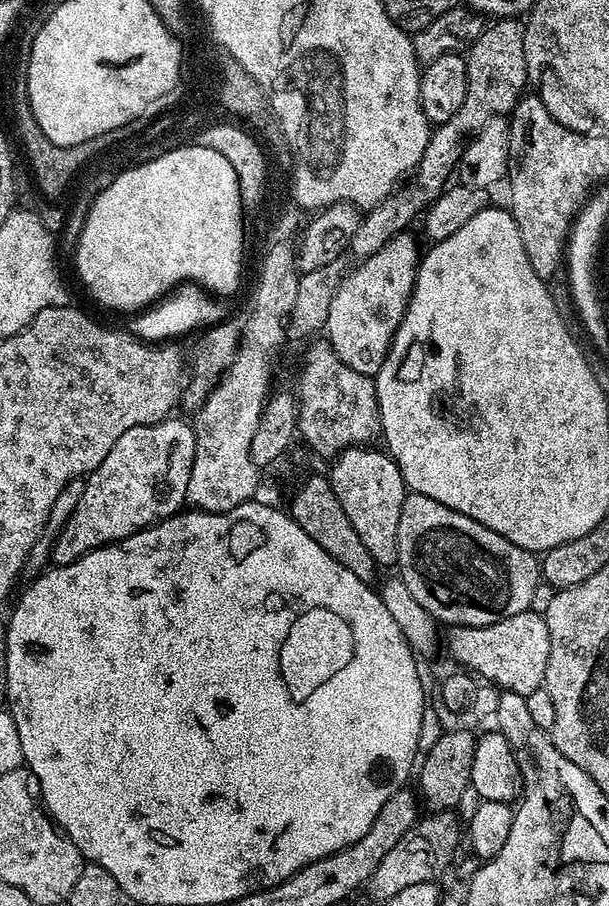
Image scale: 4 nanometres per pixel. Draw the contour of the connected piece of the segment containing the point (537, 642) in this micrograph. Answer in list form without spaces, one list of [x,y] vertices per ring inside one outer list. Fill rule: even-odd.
[[[527,611],[490,626],[452,626],[446,632],[446,648],[447,644],[461,669],[471,670],[481,681],[497,684],[497,689],[529,696],[544,686],[546,662],[550,662],[550,630],[546,630],[543,615]]]

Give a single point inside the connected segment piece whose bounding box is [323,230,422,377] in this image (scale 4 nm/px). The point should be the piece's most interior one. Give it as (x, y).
(369, 303)

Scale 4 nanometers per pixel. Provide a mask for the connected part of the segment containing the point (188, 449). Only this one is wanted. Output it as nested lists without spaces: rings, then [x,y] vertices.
[[[176,419],[134,425],[114,442],[114,450],[102,458],[100,465],[87,473],[82,499],[52,541],[53,565],[74,562],[94,548],[141,532],[185,507],[196,439],[191,423]]]

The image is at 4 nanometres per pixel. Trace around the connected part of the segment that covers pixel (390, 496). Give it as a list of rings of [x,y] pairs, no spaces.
[[[361,446],[359,448],[346,448],[339,456],[331,461],[332,472],[327,473],[327,478],[332,483],[334,494],[338,502],[342,502],[342,510],[346,510],[346,518],[350,518],[350,526],[362,538],[362,546],[370,550],[373,561],[377,565],[395,565],[398,554],[398,517],[402,514],[402,502],[406,495],[404,479],[387,451],[375,452],[375,447]]]

